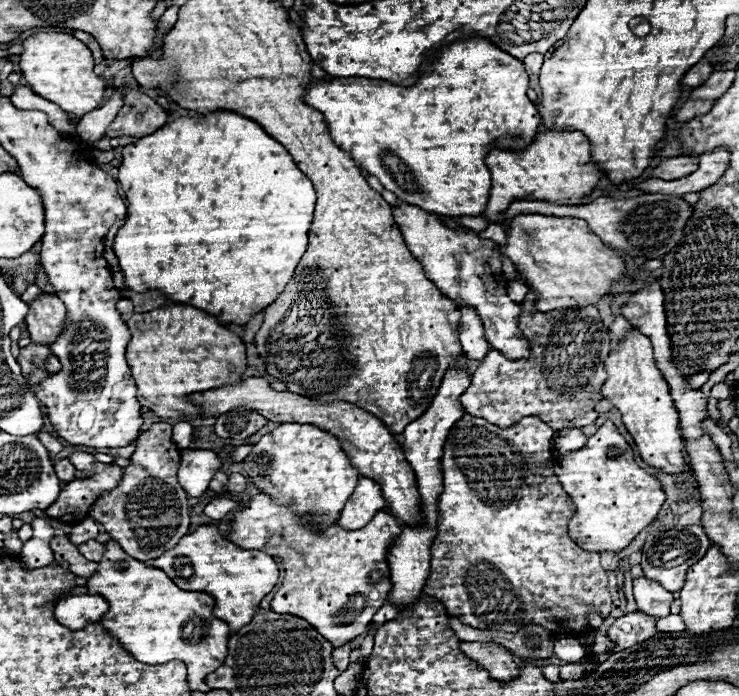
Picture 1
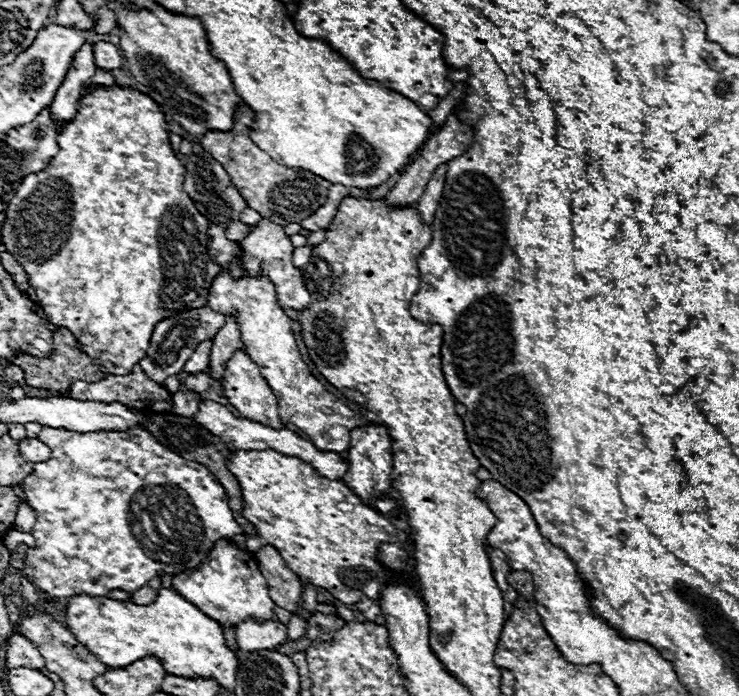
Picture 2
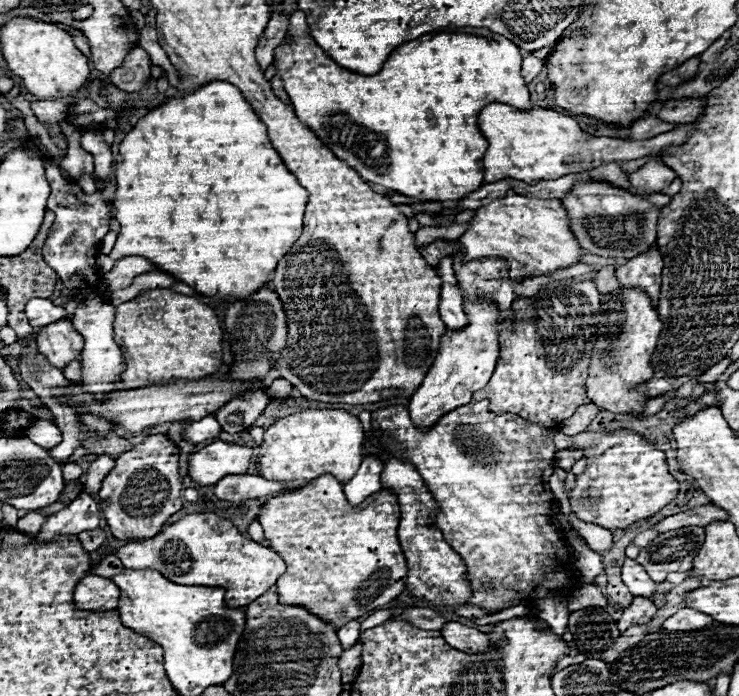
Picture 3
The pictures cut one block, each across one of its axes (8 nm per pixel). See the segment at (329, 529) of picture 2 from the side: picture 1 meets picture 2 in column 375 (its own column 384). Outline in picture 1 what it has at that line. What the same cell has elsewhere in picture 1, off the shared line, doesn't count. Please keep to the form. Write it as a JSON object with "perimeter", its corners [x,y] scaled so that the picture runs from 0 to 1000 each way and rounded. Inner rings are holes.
{"perimeter":[[[346,710],[338,716],[336,730],[322,736],[314,744],[311,776],[317,782],[322,782],[325,787],[336,787],[336,790],[349,787],[365,799],[379,799],[384,807],[387,828],[384,828],[382,845],[368,859],[368,876],[390,879],[390,882],[417,891],[444,922],[452,925],[452,931],[457,931],[460,925],[465,925],[465,920],[479,920],[482,914],[493,911],[498,905],[503,885],[522,865],[522,856],[530,845],[528,813],[522,807],[522,796],[525,796],[528,782],[541,770],[544,753],[539,750],[536,741],[525,739],[522,733],[514,733],[487,761],[465,761],[455,750],[441,759],[430,759],[428,753],[409,750],[409,747],[417,747],[417,741],[406,741],[406,739],[395,736],[392,727],[376,724],[363,710]]]}

